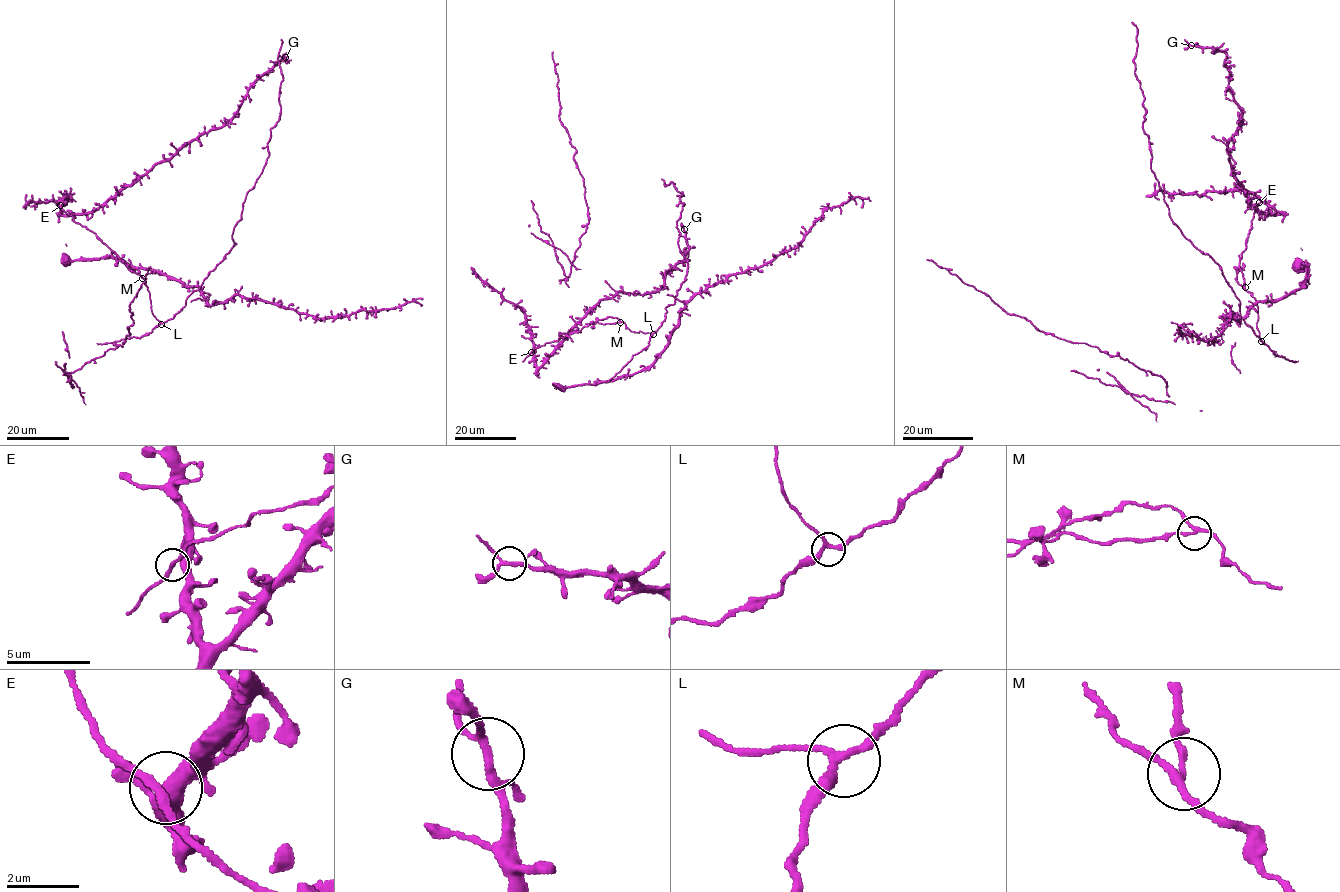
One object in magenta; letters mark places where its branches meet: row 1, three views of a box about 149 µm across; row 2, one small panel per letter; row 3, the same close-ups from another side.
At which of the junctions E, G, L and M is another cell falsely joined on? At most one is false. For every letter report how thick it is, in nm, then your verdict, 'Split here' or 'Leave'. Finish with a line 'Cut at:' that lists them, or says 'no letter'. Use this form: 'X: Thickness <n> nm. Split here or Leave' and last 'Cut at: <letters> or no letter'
E: Thickness 170 nm. Leave
G: Thickness 200 nm. Leave
L: Thickness 200 nm. Leave
M: Thickness 200 nm. Split here
Cut at: M

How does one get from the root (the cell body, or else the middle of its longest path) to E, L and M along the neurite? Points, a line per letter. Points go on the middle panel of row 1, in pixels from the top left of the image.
E: (638, 332), (630, 330), (623, 322), (595, 322), (531, 352)
L: (638, 332), (653, 334)
M: (638, 332), (631, 331), (620, 322)

